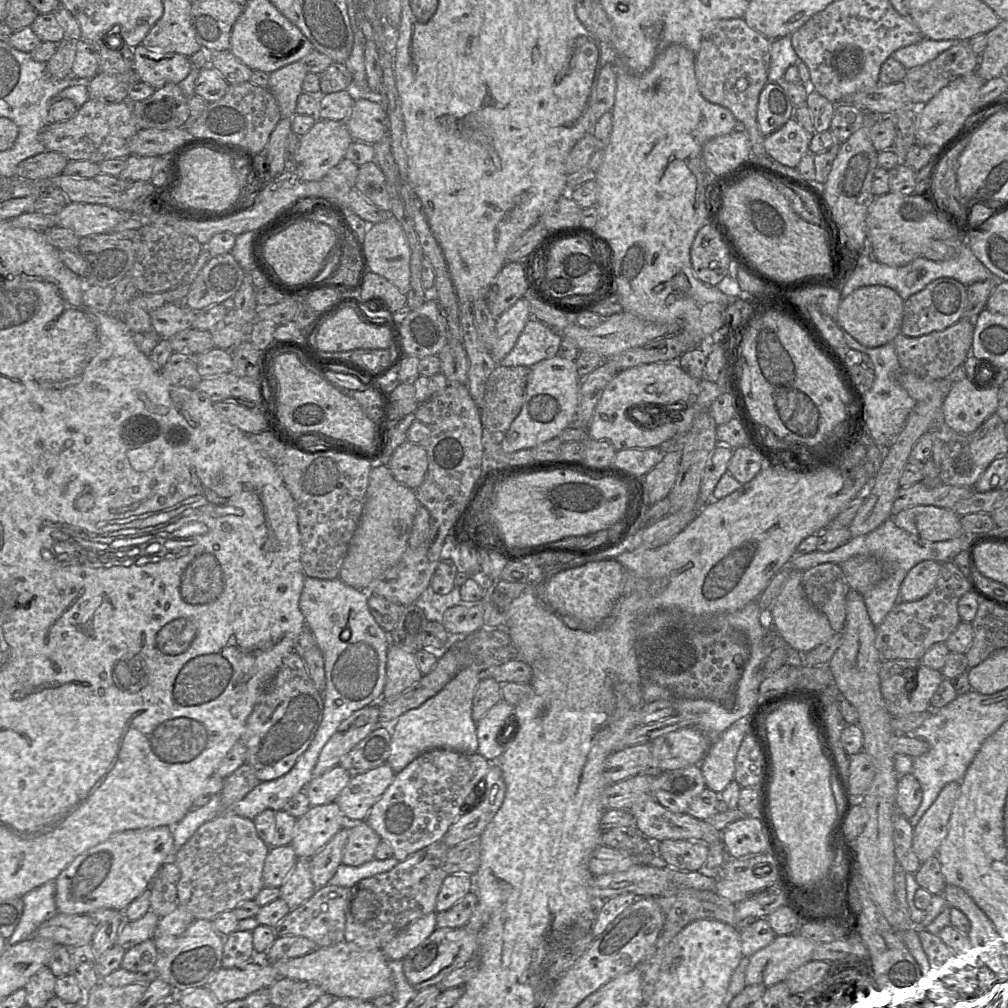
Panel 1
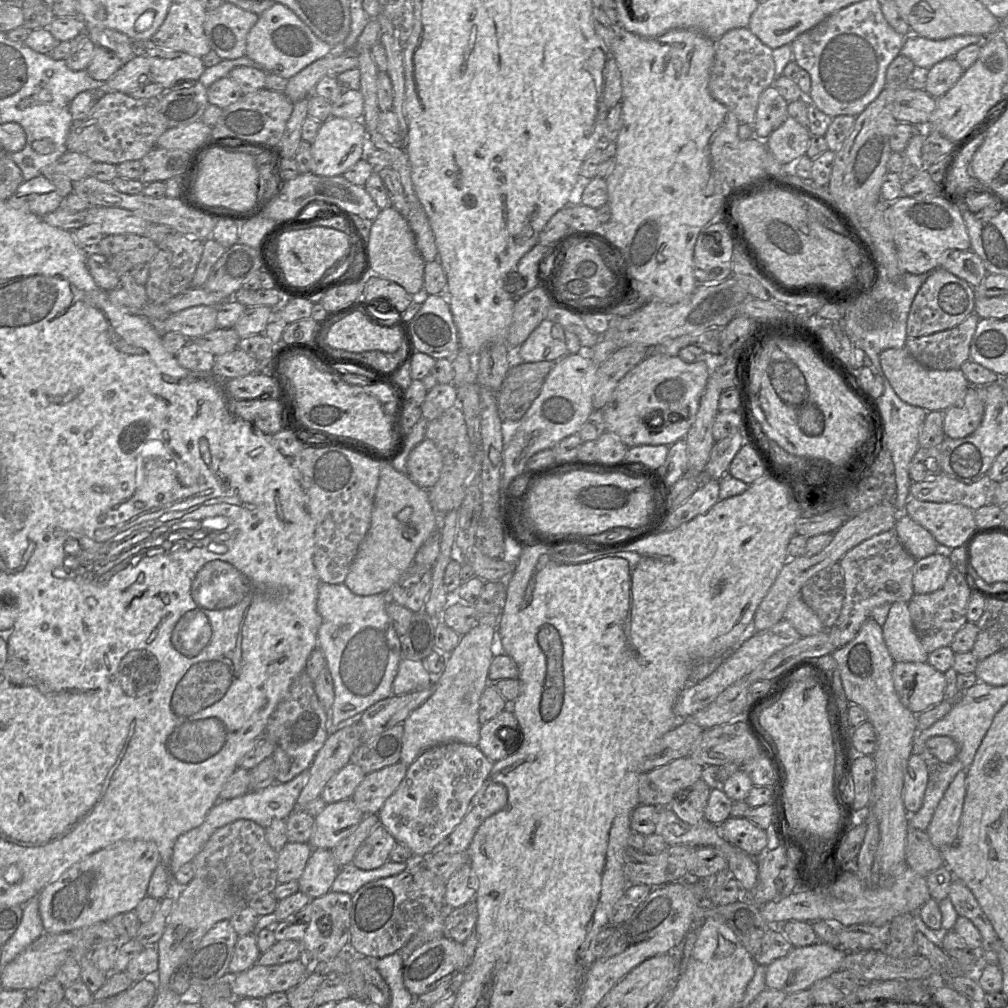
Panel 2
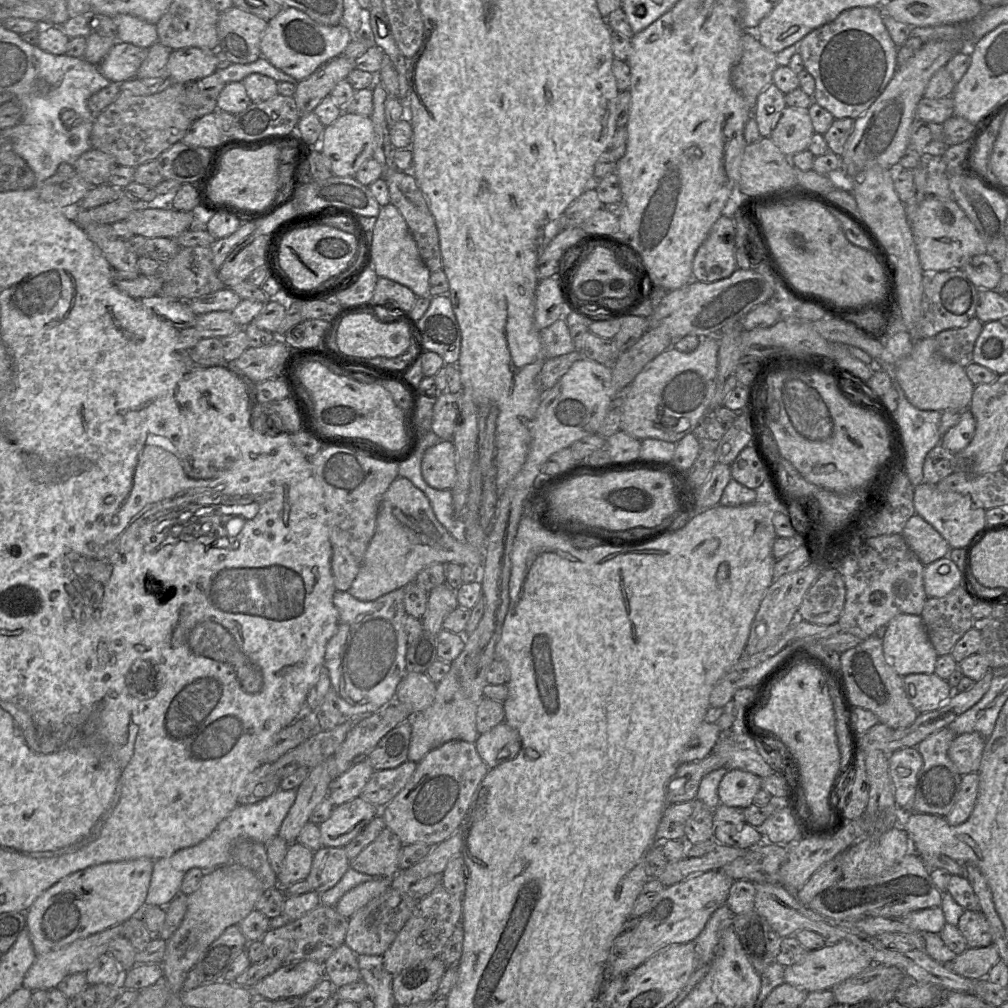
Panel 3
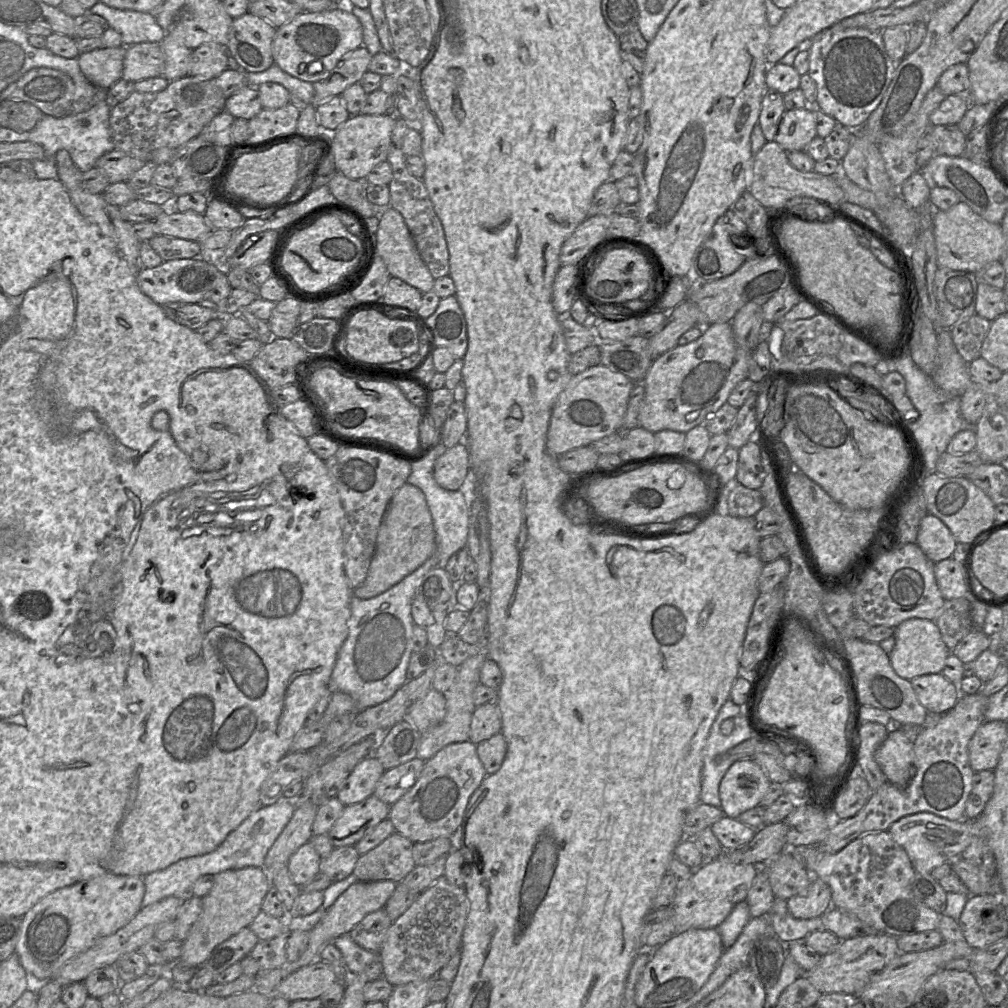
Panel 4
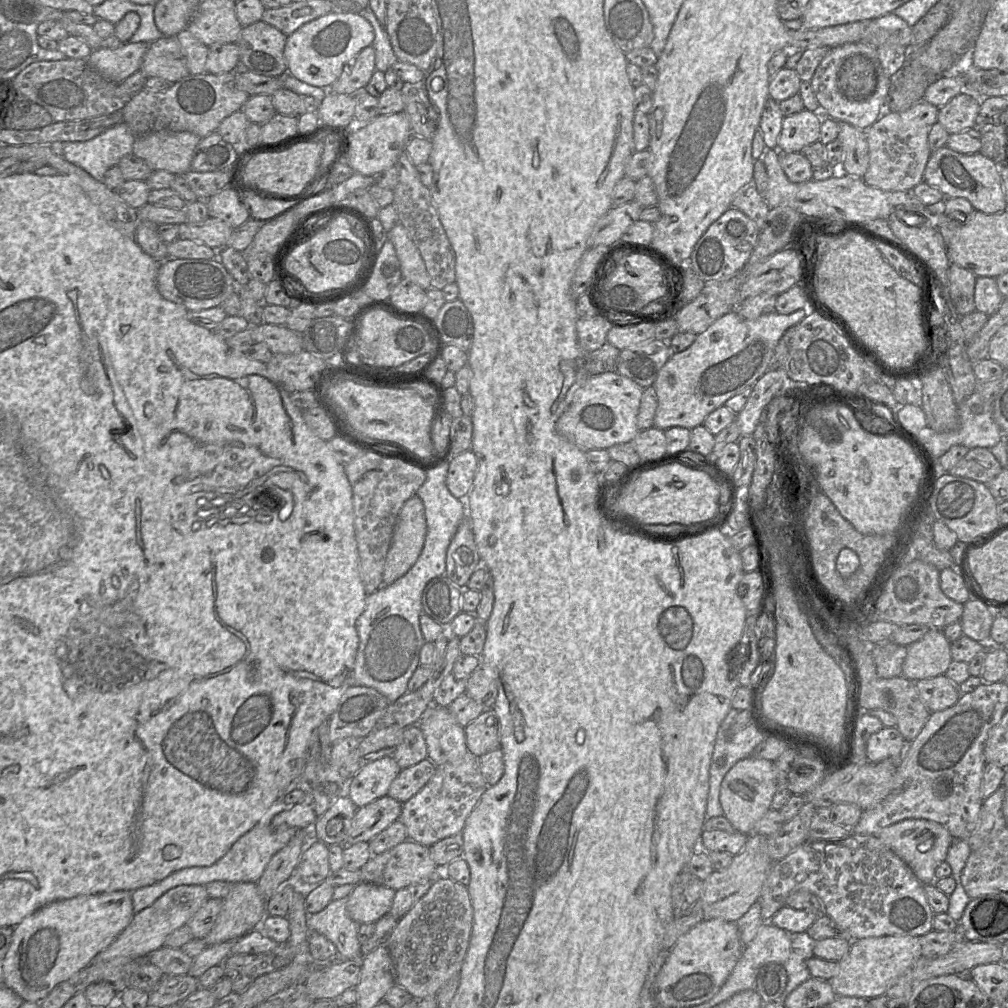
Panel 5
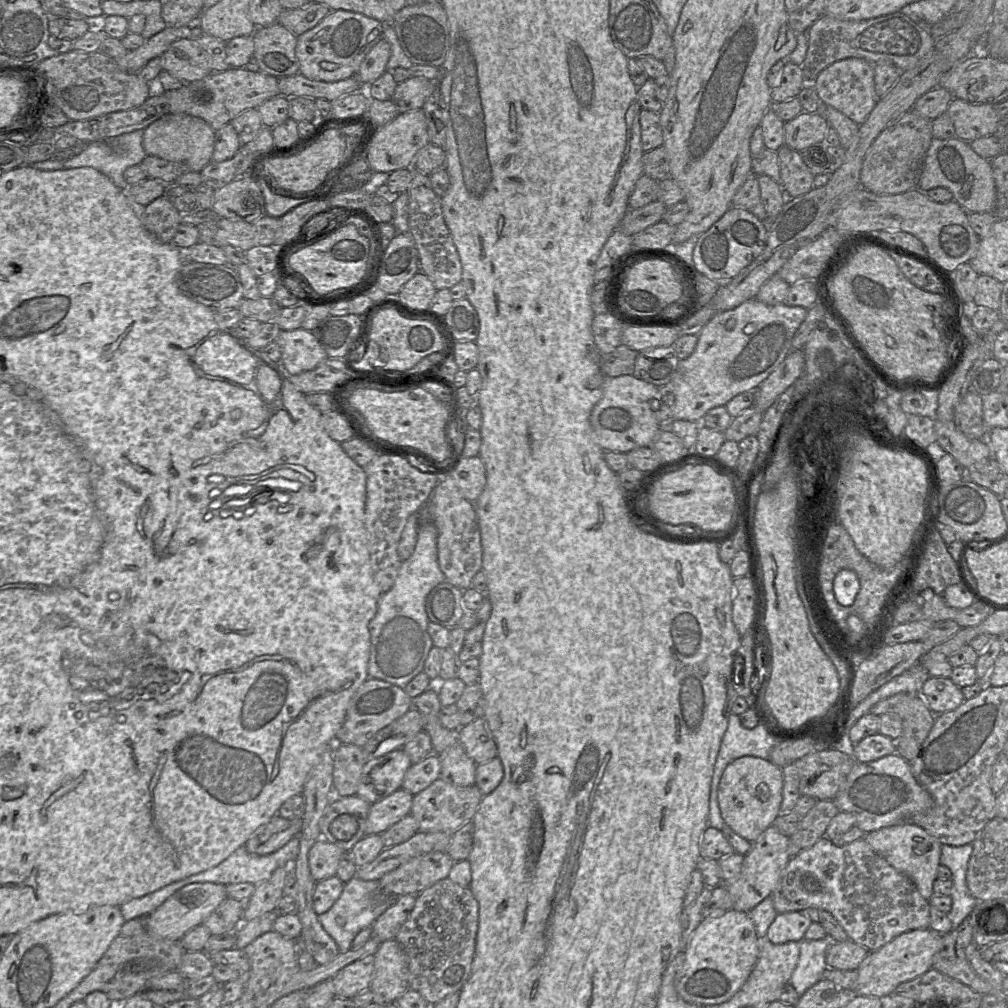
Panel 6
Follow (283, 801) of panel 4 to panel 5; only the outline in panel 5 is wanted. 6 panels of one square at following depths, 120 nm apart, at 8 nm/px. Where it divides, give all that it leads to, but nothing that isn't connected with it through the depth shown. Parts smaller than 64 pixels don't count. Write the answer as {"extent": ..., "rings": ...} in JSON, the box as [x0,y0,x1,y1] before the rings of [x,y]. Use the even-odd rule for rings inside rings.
{"extent":[132,822,298,913],"rings":[[[258,822],[252,829],[242,835],[229,851],[211,866],[187,867],[170,874],[165,879],[149,886],[132,891],[134,913],[139,913],[151,906],[167,891],[181,885],[204,885],[213,881],[229,883],[257,883],[264,873],[271,858],[284,848],[298,831],[297,828],[281,826],[273,828],[271,822]]]}

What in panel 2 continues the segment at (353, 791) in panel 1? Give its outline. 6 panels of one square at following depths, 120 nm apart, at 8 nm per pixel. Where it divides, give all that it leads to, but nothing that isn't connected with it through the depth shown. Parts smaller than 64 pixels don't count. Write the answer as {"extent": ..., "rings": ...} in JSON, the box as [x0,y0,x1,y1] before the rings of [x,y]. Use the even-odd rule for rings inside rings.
{"extent":[351,762,407,815],"rings":[[[398,762],[366,774],[351,799],[364,815],[377,814],[405,777],[407,768]]]}

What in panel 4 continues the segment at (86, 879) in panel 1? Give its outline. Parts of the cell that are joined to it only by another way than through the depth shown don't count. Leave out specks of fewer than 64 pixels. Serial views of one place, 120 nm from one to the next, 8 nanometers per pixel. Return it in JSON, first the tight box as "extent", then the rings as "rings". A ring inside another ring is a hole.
{"extent":[14,874,145,983],"rings":[[[104,874],[57,889],[21,918],[14,953],[33,983],[46,982],[69,960],[128,924],[142,908],[145,884],[141,876]]]}

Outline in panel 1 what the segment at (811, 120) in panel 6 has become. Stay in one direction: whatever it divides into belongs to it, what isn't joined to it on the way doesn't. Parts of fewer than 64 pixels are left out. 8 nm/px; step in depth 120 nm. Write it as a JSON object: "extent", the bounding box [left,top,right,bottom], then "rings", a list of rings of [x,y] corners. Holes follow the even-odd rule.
{"extent":[764,118,809,168],"rings":[[[790,118],[778,131],[765,137],[764,146],[767,154],[784,166],[796,168],[801,158],[809,152],[809,134],[794,118]]]}

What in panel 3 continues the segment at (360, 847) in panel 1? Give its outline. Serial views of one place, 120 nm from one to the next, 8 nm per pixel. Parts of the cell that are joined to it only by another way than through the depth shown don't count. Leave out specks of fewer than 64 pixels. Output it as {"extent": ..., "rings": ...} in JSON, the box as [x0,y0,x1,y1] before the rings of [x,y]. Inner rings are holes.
{"extent":[350,827,402,878],"rings":[[[385,827],[372,843],[350,861],[350,867],[370,876],[393,878],[400,871],[402,846],[398,836]]]}

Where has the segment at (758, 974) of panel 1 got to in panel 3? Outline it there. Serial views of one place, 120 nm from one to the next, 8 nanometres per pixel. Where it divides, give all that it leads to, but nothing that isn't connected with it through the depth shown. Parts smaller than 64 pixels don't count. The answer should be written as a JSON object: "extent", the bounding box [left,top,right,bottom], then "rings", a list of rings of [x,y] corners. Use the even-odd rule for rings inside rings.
{"extent":[784,941,873,993],"rings":[[[840,941],[809,951],[801,962],[786,966],[784,981],[809,993],[831,990],[834,986],[863,972],[871,965],[873,965],[873,962],[857,946],[848,941]]]}

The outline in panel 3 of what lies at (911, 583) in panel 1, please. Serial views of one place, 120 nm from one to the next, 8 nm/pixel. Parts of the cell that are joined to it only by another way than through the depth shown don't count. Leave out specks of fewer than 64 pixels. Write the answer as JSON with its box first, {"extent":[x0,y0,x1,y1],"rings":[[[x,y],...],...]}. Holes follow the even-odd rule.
{"extent":[924,558,960,597],"rings":[[[941,558],[924,568],[924,590],[927,597],[946,596],[960,585],[960,570],[949,558]]]}

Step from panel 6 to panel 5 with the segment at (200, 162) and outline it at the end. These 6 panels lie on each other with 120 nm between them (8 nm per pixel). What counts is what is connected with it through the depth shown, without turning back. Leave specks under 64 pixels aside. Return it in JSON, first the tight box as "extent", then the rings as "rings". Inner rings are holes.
{"extent":[132,131,201,175],"rings":[[[158,131],[136,137],[132,153],[144,160],[153,171],[163,170],[174,175],[186,174],[201,137],[190,132]]]}

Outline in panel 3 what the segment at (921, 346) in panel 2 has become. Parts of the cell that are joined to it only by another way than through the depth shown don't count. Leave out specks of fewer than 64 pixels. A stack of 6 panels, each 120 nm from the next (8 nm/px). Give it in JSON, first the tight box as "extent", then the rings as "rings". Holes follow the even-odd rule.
{"extent":[935,317,983,368],"rings":[[[974,317],[964,327],[941,331],[935,336],[940,353],[965,368],[973,362],[974,345],[982,328],[983,323]]]}

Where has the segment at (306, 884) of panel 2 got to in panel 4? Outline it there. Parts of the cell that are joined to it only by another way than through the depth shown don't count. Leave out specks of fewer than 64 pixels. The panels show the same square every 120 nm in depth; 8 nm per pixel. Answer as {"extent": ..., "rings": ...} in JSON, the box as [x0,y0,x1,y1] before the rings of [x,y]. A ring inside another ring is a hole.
{"extent":[319,846,359,883],"rings":[[[354,846],[334,848],[329,856],[321,859],[319,872],[326,875],[332,883],[339,882],[353,873],[359,856]]]}

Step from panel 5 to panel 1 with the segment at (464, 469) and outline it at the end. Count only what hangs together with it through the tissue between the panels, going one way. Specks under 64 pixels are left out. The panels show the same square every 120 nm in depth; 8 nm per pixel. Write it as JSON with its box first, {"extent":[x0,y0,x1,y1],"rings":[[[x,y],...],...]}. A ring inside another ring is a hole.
{"extent":[387,441,428,490],"rings":[[[406,441],[394,450],[387,466],[398,482],[416,490],[423,483],[428,469],[427,452],[423,446]]]}

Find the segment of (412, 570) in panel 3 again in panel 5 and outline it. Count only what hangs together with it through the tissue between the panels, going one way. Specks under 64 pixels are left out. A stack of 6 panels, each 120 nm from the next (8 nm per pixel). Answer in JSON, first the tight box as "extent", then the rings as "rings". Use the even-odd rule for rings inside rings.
{"extent":[382,494,426,586],"rings":[[[416,494],[400,510],[386,556],[382,586],[392,584],[411,569],[421,554],[426,533],[425,508]]]}

